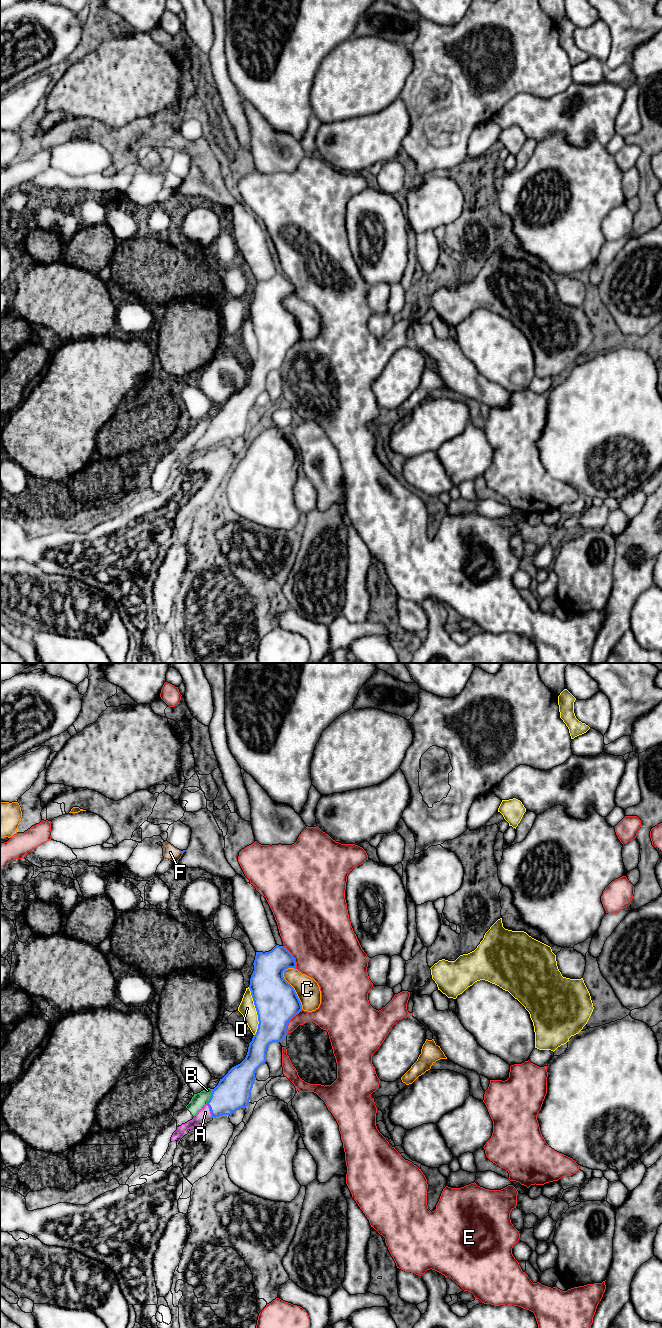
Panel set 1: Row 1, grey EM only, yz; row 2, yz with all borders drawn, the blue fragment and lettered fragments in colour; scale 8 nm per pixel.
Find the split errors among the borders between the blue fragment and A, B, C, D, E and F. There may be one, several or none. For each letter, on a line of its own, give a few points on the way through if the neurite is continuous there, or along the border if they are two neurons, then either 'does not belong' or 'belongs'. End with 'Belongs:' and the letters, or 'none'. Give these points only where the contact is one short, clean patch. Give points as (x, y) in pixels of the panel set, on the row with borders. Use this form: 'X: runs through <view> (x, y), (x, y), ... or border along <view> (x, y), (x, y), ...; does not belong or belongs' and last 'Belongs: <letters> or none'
A: runs through yz (233, 1091), (210, 1110), (205, 1112); belongs
B: border along yz (212, 1089), (211, 1096), (206, 1103); does not belong
C: does not belong
D: does not belong
E: does not belong
F: runs through yz (183, 851), (181, 852), (170, 852); belongs
Belongs: A, F

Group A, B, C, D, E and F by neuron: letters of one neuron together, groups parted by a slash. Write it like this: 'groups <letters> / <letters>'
groups A F / B / C / D / E

